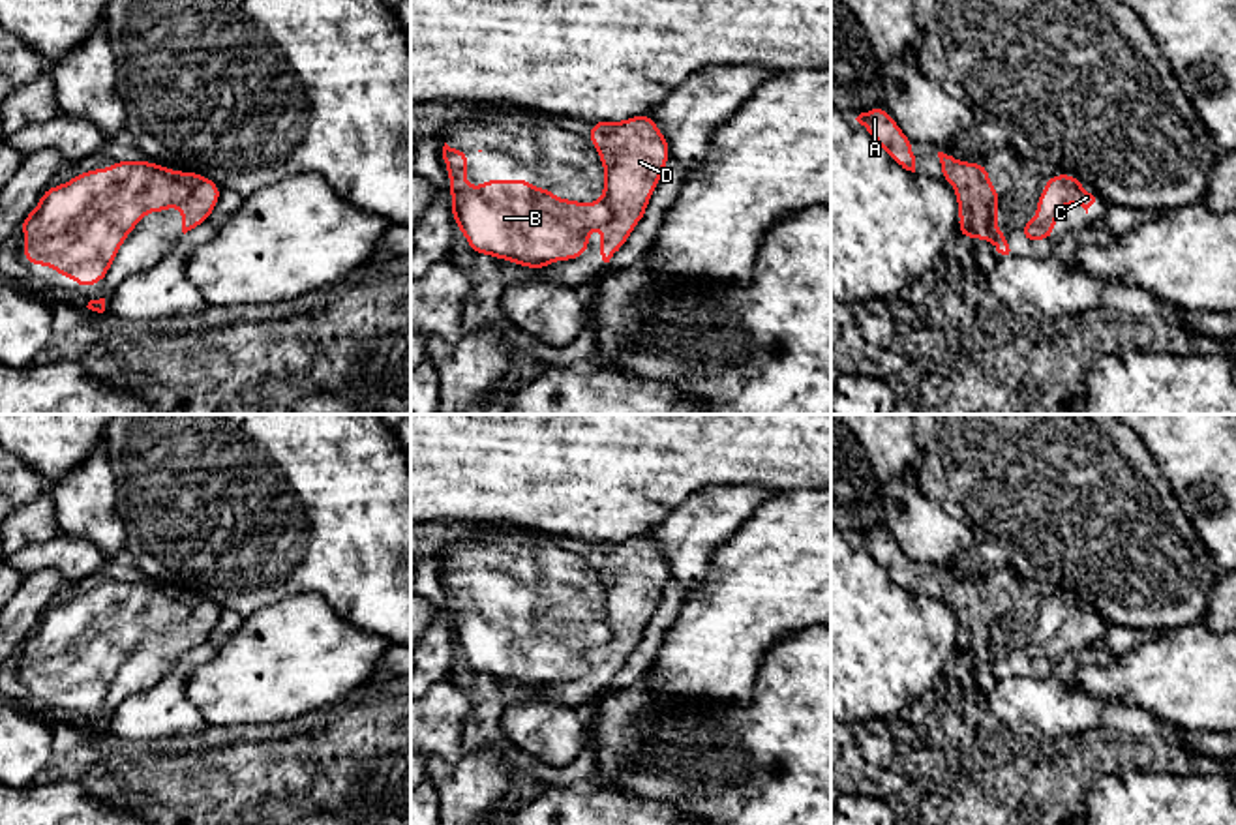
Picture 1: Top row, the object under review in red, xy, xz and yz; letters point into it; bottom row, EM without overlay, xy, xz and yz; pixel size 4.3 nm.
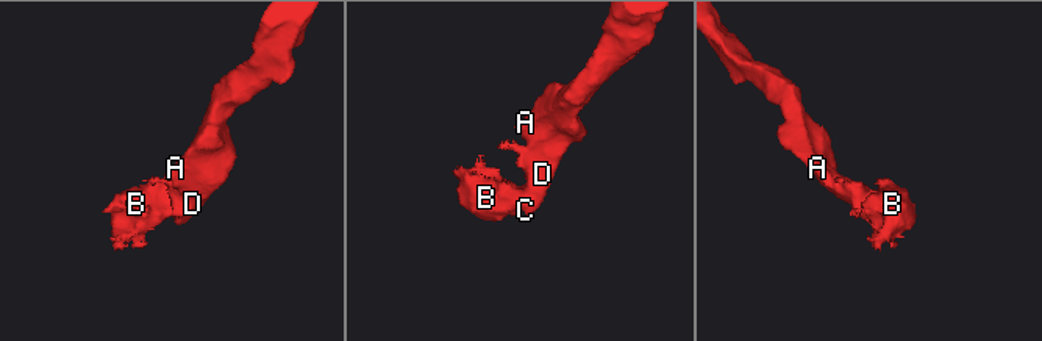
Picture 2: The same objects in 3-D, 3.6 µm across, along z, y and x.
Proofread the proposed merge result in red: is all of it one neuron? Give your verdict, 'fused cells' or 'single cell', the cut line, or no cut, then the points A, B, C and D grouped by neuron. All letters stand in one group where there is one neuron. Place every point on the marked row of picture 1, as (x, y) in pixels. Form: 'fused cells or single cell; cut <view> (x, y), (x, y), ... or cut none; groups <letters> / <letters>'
single cell; cut none; groups A B C D

